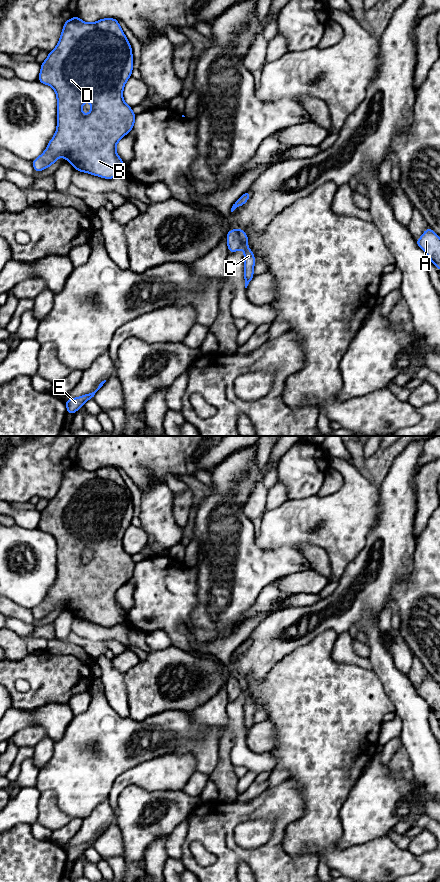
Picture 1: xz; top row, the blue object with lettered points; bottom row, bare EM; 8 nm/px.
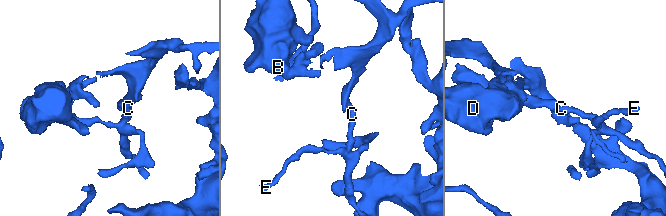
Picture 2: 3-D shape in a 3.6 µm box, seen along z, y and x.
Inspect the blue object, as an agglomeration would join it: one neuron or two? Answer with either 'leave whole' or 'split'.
split

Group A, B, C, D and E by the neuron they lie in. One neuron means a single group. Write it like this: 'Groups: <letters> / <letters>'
Groups: A B D / C E

